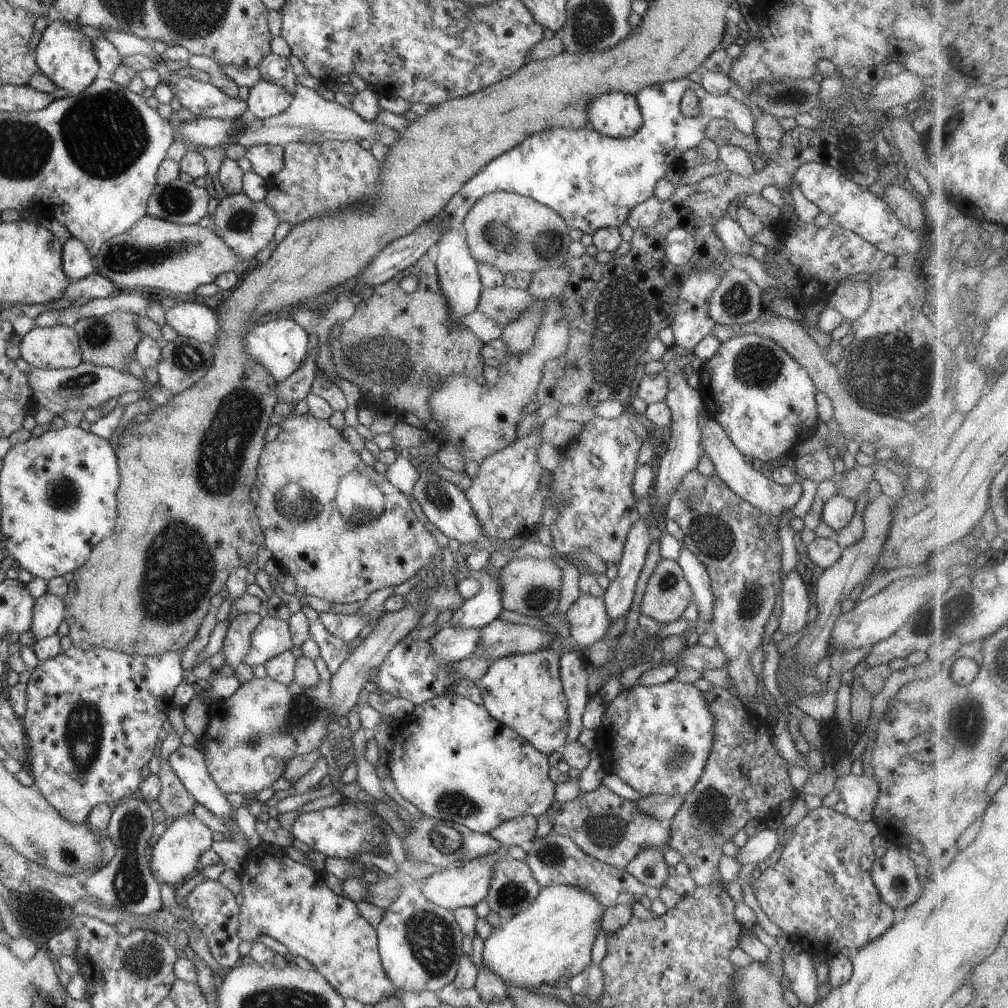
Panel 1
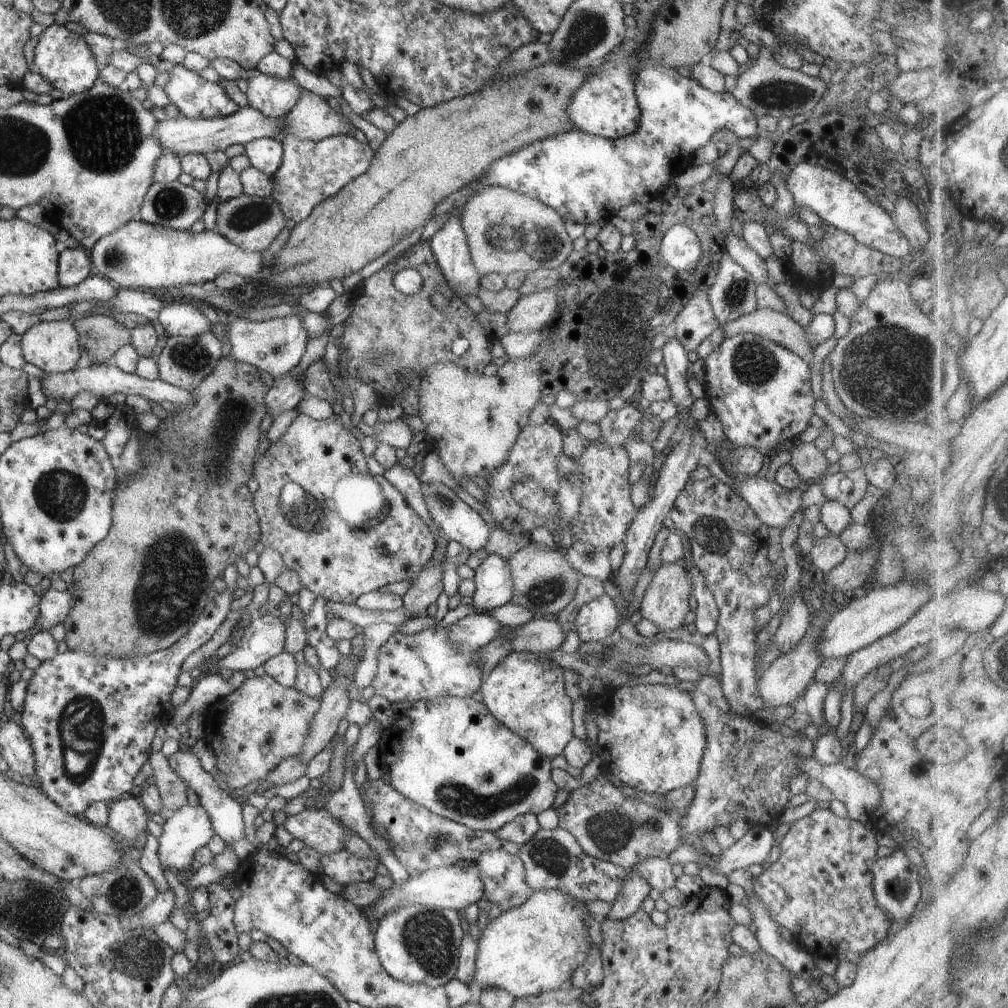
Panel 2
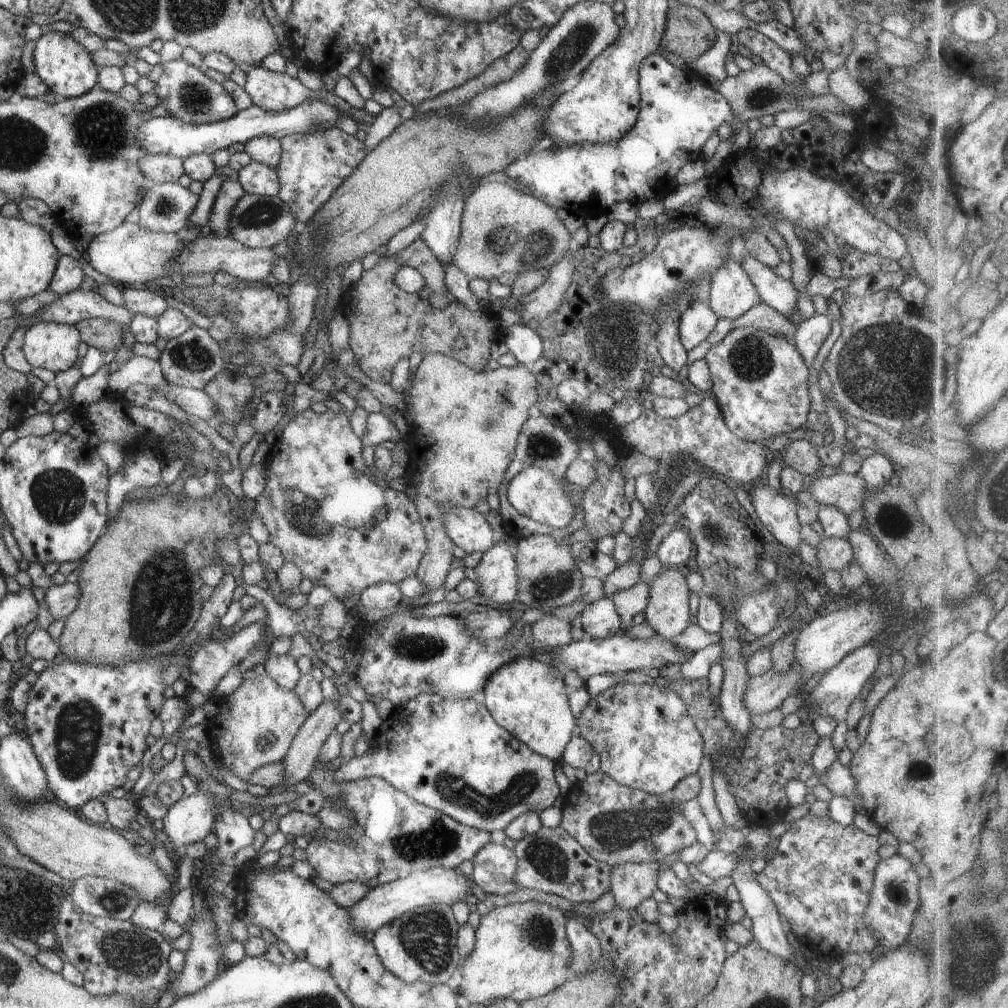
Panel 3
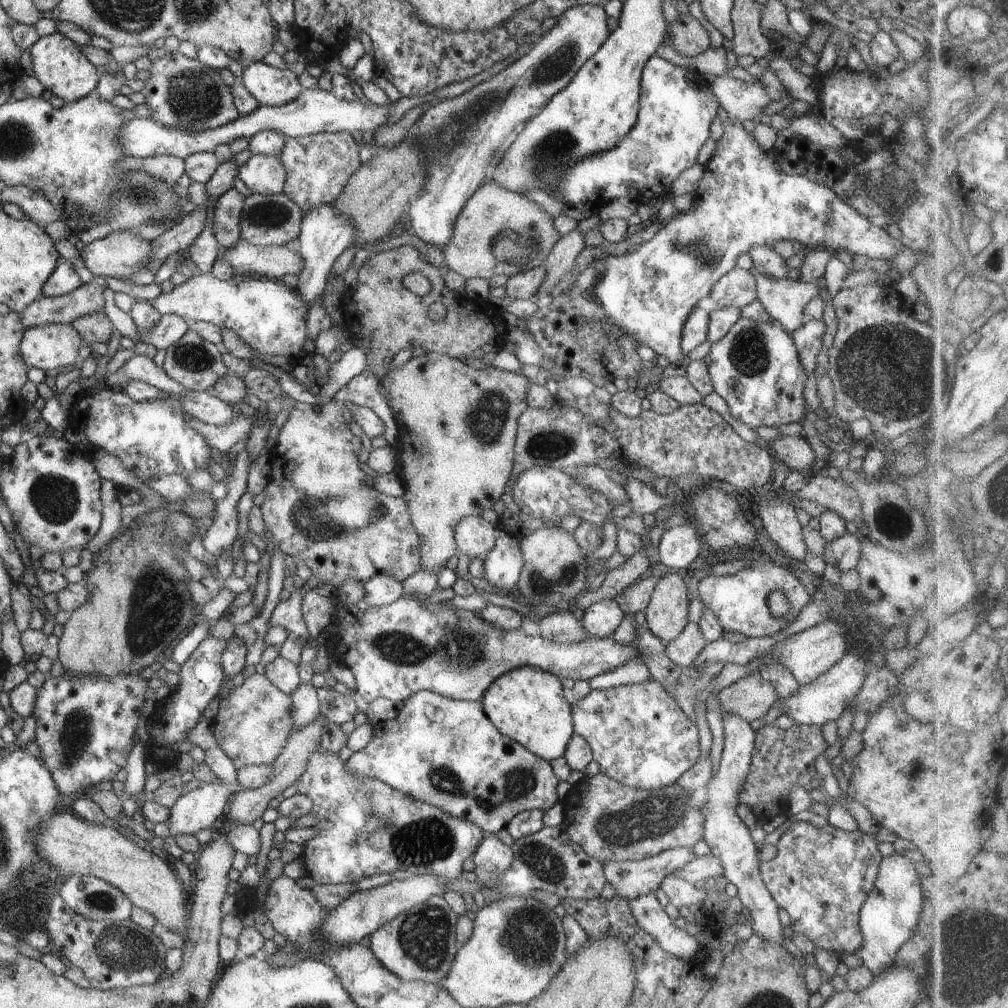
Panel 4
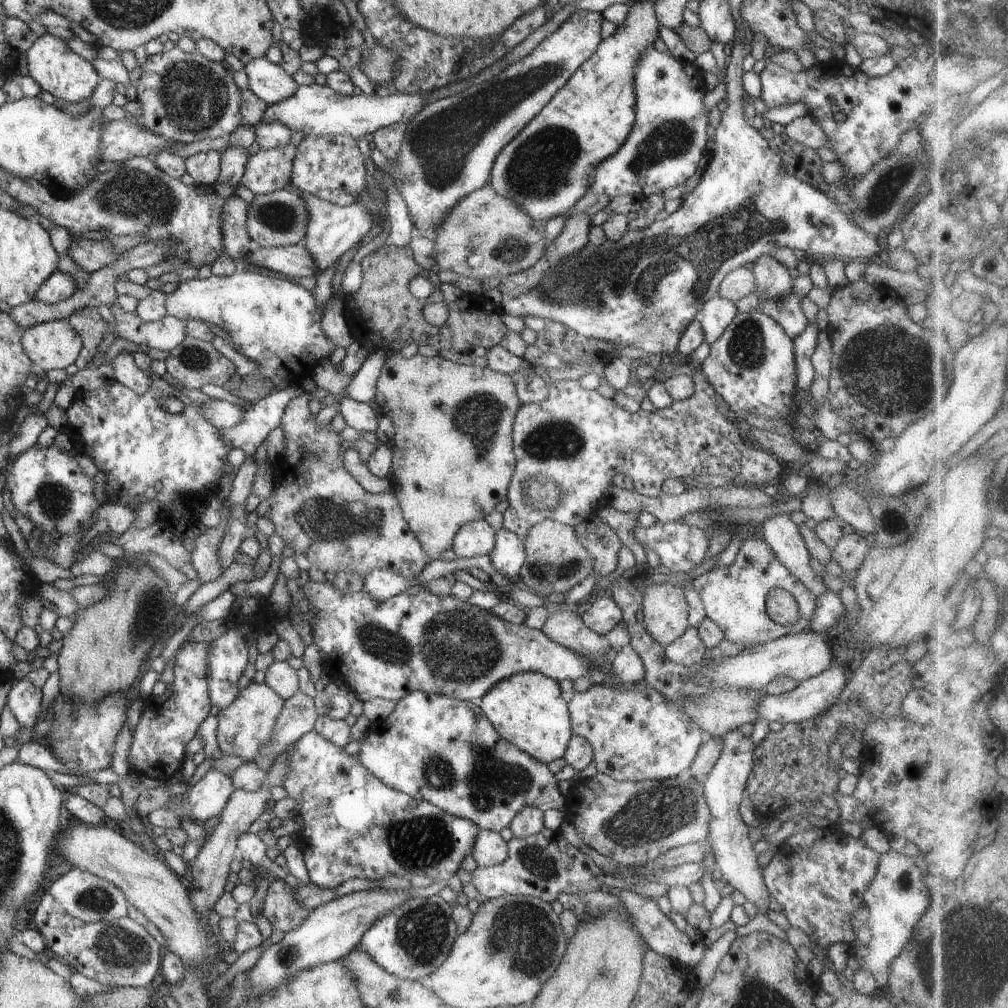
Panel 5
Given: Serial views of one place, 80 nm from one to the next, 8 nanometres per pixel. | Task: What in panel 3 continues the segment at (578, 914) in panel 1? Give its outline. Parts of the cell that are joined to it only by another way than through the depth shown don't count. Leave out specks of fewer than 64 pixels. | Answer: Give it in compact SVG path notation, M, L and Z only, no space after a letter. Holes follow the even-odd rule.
M531 894L525 902L510 903L504 907L490 908L490 912L486 914L486 916L482 916L481 923L478 926L478 929L475 930L476 942L474 950L470 953L470 956L467 959L463 960L463 963L461 964L462 982L456 990L458 990L460 996L463 996L462 1003L486 1004L491 1000L499 998L512 999L517 1003L521 1003L525 1000L539 997L540 995L544 996L547 992L559 987L571 975L571 970L568 967L568 964L570 964L570 941L567 939L567 930L565 927L567 925L567 915L568 912L565 914L562 909L554 907L548 902L535 901Z

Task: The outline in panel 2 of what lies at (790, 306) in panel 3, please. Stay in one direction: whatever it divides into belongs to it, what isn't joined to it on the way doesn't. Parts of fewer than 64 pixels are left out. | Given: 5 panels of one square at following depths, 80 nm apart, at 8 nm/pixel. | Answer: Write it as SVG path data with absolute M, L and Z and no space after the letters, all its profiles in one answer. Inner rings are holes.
M732 229L728 232L725 249L740 266L743 266L756 284L767 283L768 272L764 259L743 239L736 235Z

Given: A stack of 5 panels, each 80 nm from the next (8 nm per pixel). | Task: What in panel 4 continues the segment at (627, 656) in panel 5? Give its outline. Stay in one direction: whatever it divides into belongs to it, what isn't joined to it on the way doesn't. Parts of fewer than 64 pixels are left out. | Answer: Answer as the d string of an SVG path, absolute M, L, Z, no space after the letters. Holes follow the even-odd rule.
M632 659L625 665L607 673L599 674L587 681L591 690L606 690L625 684L636 684L651 678L648 667L638 659Z

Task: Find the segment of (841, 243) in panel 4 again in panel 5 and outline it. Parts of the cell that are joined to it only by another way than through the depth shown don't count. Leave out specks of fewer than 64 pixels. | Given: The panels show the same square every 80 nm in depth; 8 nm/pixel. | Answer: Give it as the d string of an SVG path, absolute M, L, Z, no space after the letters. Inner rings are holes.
M735 29L734 44L728 47L728 59L726 63L727 74L724 76L728 103L726 111L721 114L721 123L715 130L714 134L714 147L710 152L710 160L703 173L698 185L692 190L692 192L683 196L683 203L679 210L670 213L669 216L663 221L656 221L656 223L648 226L644 230L629 231L627 230L620 240L608 242L606 246L587 244L581 251L578 251L574 256L568 257L555 267L550 267L544 282L539 284L536 289L531 289L526 294L512 299L505 297L499 304L503 313L511 314L514 316L522 316L522 314L535 314L542 317L545 321L556 321L569 326L574 329L579 335L585 337L594 337L595 339L607 340L616 343L619 348L632 346L642 348L649 354L670 354L674 356L678 354L677 346L681 336L687 329L687 326L696 318L699 317L698 306L709 301L711 298L717 296L719 291L719 284L721 280L735 268L745 265L747 262L754 262L760 255L774 255L776 248L792 248L792 250L802 250L806 252L807 258L837 258L845 261L849 260L861 260L864 262L870 262L877 257L881 257L878 253L880 246L878 245L878 237L870 234L861 227L858 226L848 214L847 209L843 208L841 204L838 204L835 200L832 200L822 189L816 188L814 185L808 184L806 181L800 180L798 177L790 176L783 170L781 164L781 158L777 152L774 152L764 139L758 129L753 128L748 124L744 117L744 104L743 96L745 94L744 87L742 87L741 76L742 60L750 54L752 50L752 42L745 44L740 36L740 30Z

